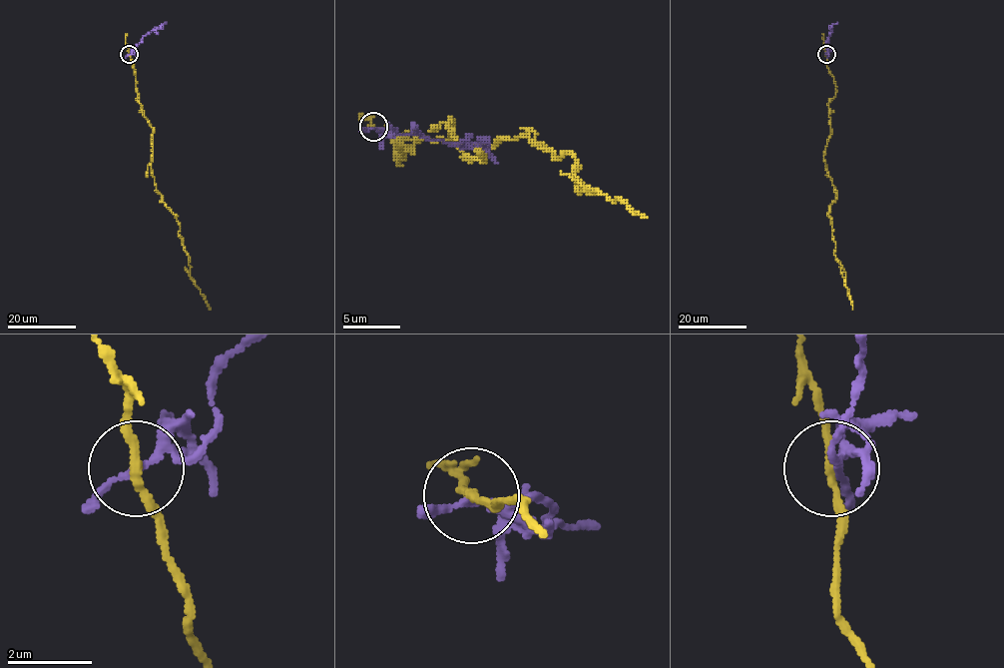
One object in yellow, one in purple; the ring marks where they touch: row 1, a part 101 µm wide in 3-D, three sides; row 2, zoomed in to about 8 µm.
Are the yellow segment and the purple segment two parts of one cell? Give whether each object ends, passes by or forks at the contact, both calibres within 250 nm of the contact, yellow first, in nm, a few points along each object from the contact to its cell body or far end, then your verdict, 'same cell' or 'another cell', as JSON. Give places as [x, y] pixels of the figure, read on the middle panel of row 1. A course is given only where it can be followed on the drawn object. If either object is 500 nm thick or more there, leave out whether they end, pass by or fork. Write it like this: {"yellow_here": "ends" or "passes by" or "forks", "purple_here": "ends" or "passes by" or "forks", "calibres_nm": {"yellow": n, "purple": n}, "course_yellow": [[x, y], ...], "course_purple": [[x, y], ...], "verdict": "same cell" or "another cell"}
{"yellow_here": "passes by", "purple_here": "forks", "calibres_nm": {"yellow": 190, "purple": 130}, "course_yellow": [[374, 125], [397, 160], [451, 120], [466, 157], [529, 137], [641, 218]], "course_purple": [[374, 128], [391, 128], [397, 134], [417, 131], [431, 140], [477, 143], [497, 163]], "verdict": "another cell"}

